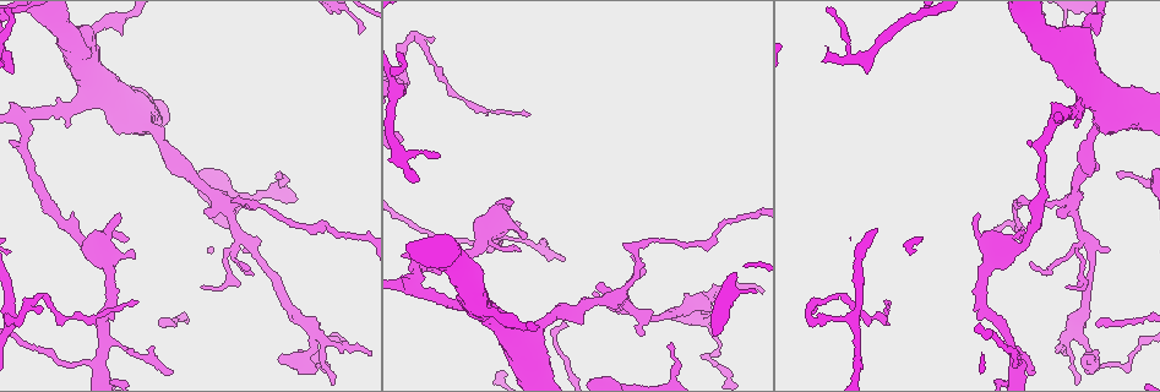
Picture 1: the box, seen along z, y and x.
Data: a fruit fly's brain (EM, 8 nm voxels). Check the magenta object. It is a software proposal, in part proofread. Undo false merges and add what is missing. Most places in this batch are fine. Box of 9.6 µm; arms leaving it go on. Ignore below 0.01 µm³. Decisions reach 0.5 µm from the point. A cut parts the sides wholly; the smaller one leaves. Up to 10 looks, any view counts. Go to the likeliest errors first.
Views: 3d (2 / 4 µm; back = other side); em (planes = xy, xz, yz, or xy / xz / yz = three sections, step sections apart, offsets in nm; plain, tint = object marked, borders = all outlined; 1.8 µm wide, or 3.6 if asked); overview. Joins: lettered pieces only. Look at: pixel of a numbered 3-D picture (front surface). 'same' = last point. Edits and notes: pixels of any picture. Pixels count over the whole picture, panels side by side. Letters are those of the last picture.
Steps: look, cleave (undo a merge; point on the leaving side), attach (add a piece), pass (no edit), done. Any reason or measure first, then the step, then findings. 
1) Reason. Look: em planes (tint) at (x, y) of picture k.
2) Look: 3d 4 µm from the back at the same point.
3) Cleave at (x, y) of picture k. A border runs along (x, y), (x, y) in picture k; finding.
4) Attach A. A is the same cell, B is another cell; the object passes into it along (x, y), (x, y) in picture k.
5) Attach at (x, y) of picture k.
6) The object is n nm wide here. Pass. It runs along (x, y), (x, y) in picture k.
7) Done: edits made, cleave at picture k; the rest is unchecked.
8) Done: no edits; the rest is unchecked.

An open end. Look: 3d 4 µm at (359, 32) of picture 1.

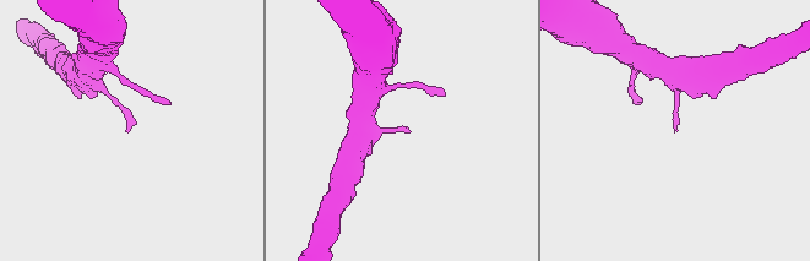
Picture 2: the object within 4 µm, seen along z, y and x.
Shape alone is not enough. Look: em 3.6 µm planes (borders) at (404, 131) of picture 2.

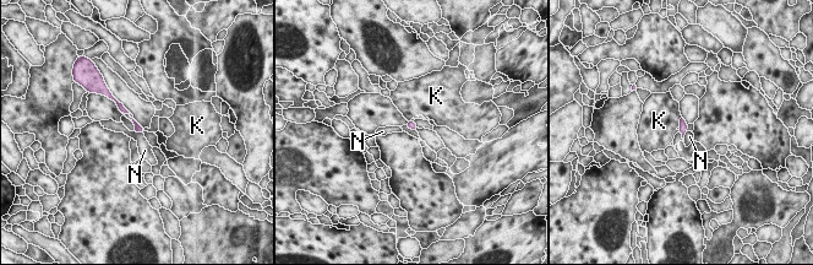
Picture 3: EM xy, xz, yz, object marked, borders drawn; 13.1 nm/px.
Pass. K and N are other cells; a border runs along (134, 131), (142, 133) in picture 3; none of them fits.

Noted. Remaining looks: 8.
An open end. Look: 3d 4 µm at (1074, 127) of picture 1.

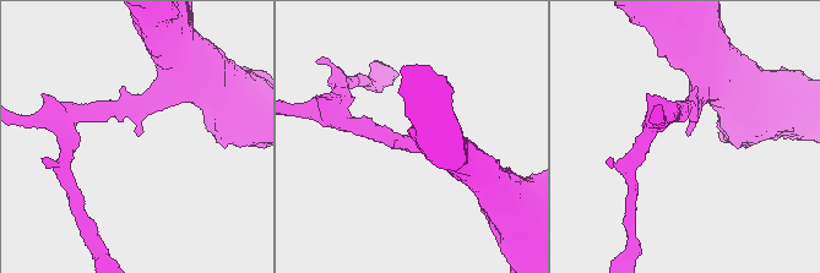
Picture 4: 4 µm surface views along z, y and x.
Look: em planes (borders) at (688, 134) of picture 4.

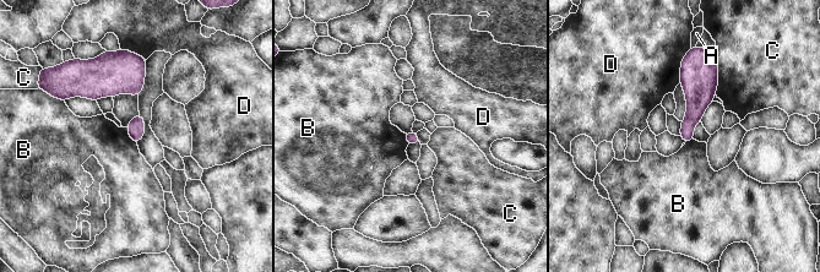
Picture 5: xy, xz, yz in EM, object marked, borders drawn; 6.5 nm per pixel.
The longest contact is with C, 240 nm. Pass. A, B, C and D are other cells; a border runs along (126, 128), (130, 137), (136, 143) in picture 5; none of them fits.

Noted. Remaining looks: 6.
Look: 3d 2 µm at (103, 338) of picture 1.

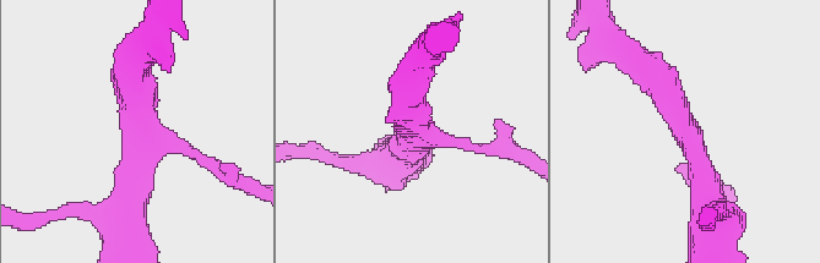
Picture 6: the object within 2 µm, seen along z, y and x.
Look: em 3.6 µm xy step 4 (tint) at (417, 128) of picture 6.

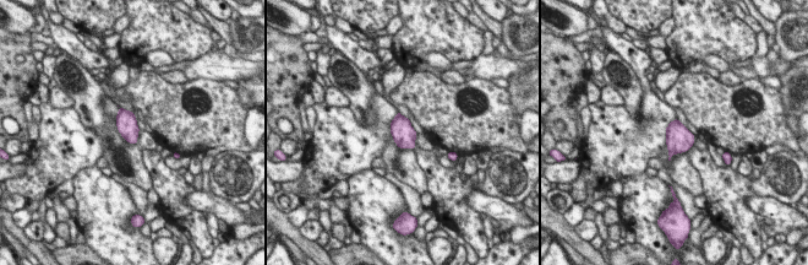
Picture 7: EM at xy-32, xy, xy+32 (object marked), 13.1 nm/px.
Look: em 3.6 µm xy step 4 (borders) at the same point.

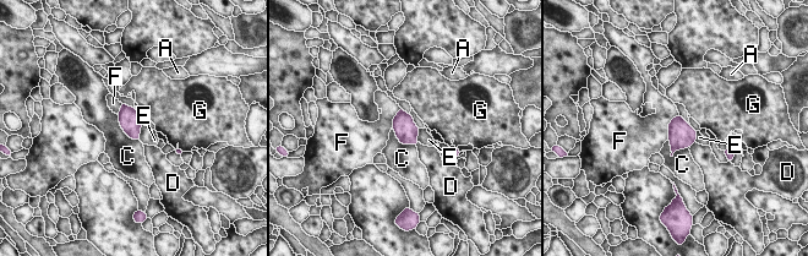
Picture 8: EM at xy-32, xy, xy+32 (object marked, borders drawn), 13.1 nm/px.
The longest contact is with F, 380 nm. Pass. A, C, D, E, F and G are other cells; a border runs along (678, 113), (669, 124), (667, 139) in picture 8; continuous, no second cell.

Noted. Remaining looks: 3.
Look: 3d 2 µm at (1119, 364) of picture 1.

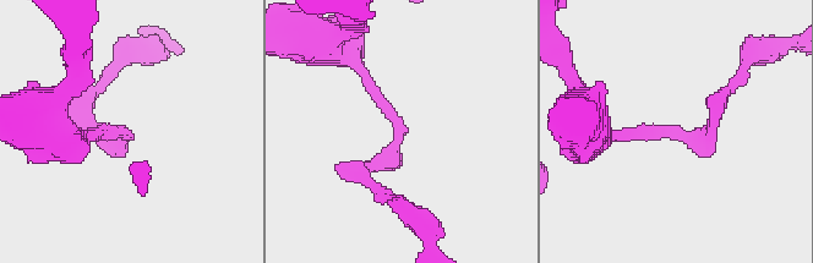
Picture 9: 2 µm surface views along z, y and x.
Look: em xy step 16 (tint) at (402, 125) of picture 9.

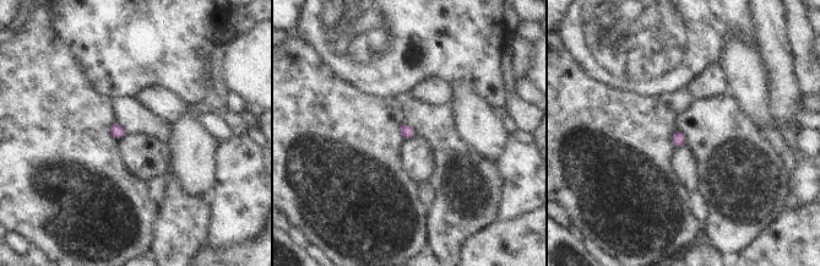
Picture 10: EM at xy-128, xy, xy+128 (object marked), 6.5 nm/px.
Cut it another way. Look: em planes (borders) at the same point.

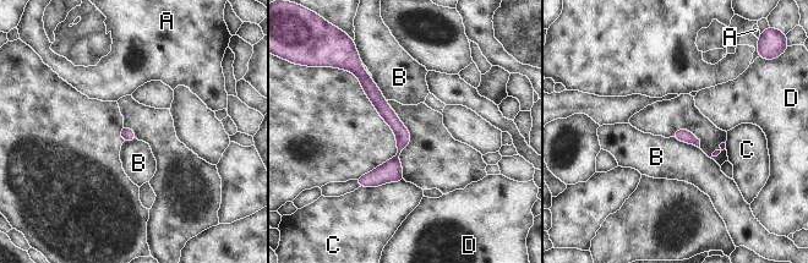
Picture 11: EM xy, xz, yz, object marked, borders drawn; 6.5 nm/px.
Pass. A, B, C and D are other cells; it runs along (362, 75), (400, 131), (394, 163), (375, 184) in picture 11; one cell here.

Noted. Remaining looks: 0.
Done: no edits; the rest is unchecked.

